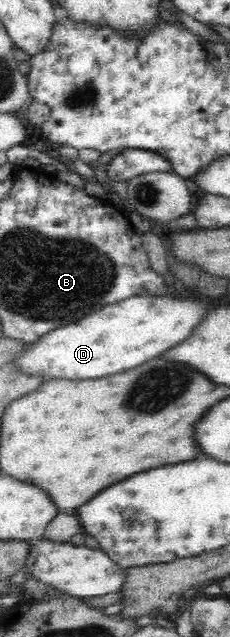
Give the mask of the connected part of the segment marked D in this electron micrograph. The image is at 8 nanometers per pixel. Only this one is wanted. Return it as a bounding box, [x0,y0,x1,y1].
[18,295,210,380]

